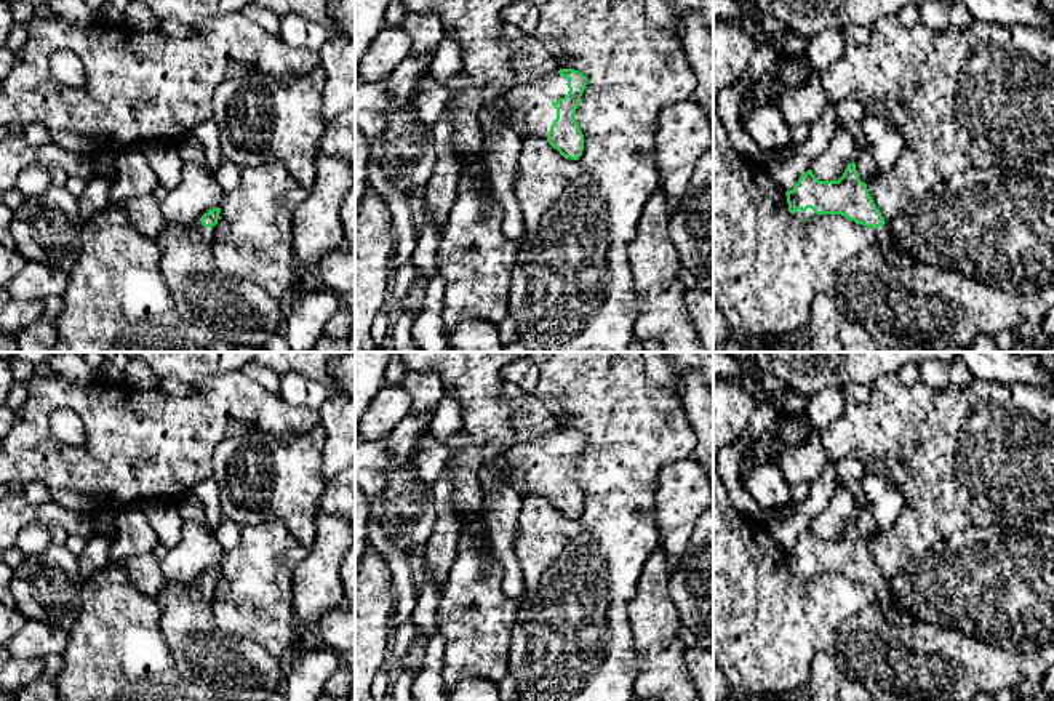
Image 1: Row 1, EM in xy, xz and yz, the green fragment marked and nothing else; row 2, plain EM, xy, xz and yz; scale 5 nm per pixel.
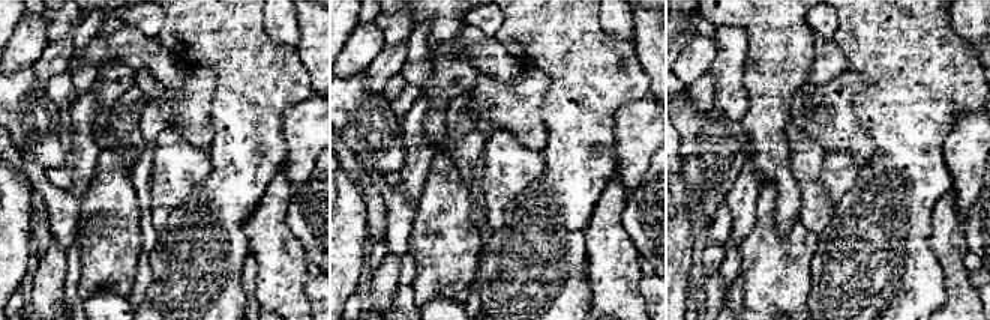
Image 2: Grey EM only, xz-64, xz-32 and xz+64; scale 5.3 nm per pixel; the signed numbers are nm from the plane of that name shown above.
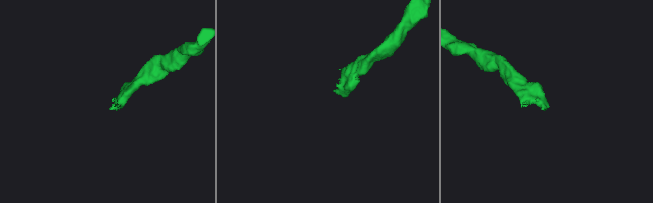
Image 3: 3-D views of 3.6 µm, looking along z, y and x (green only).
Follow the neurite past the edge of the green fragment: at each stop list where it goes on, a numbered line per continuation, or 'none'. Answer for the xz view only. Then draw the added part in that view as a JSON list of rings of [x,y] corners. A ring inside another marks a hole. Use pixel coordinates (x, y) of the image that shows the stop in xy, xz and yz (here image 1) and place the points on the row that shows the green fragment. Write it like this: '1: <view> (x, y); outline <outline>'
1: xz (526, 108); outline [[[558,72],[528,83],[505,88],[494,102],[493,115],[510,126],[521,139],[539,136],[547,139],[557,118],[555,101],[569,91],[568,78]]]

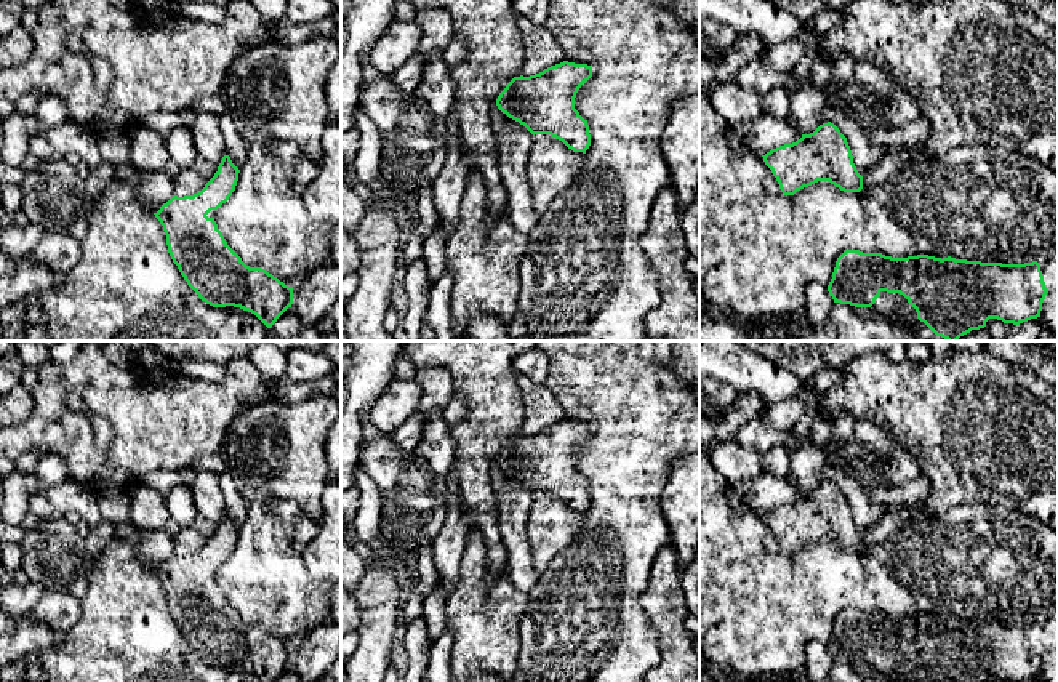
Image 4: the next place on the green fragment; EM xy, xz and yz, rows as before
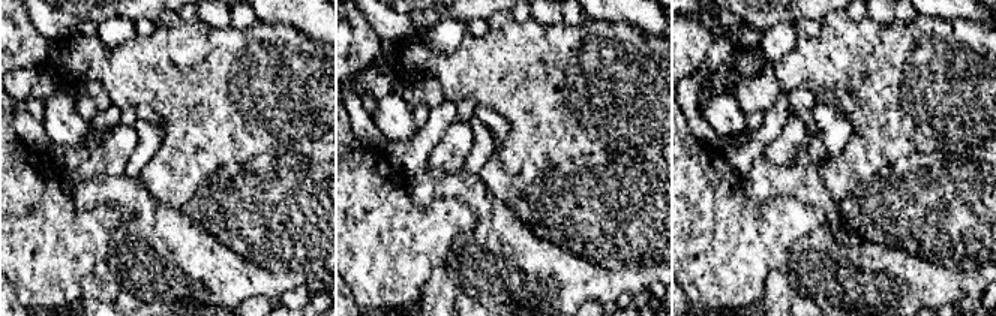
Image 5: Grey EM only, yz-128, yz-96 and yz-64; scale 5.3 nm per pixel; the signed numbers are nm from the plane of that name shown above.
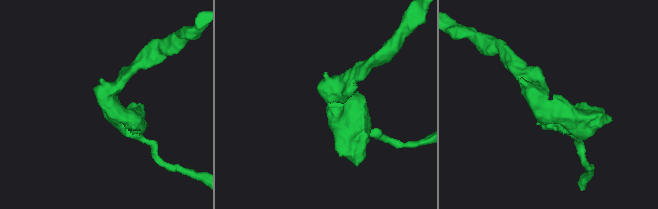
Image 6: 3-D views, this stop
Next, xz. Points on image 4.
none

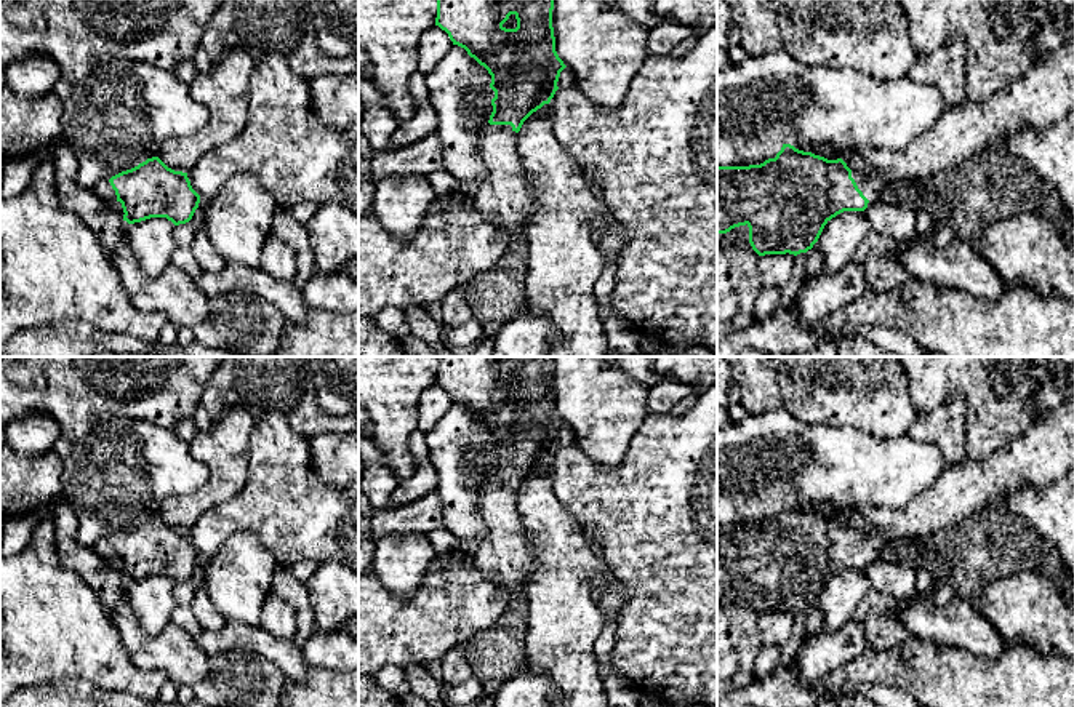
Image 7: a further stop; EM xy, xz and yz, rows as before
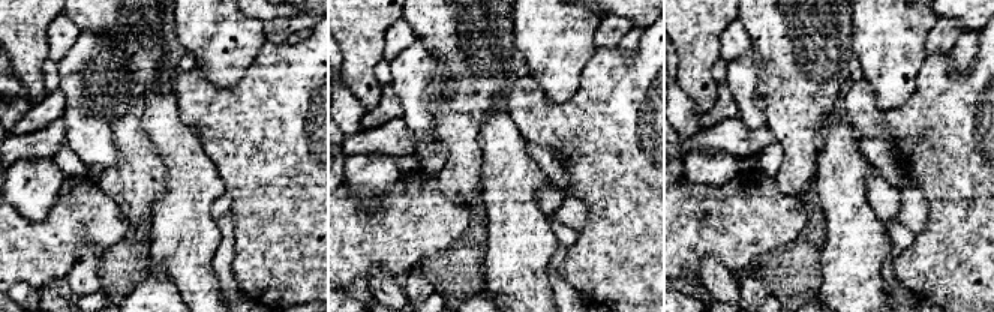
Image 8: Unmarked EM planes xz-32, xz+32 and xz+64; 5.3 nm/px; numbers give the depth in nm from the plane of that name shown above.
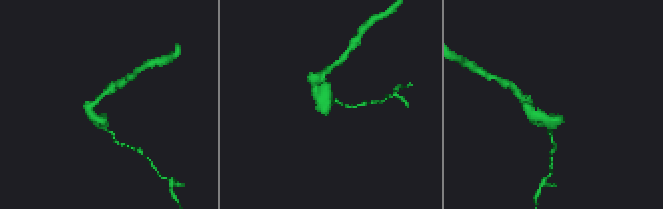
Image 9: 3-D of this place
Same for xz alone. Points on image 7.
1: xz (506, 199); outline [[[511,125],[480,131],[480,154],[487,179],[472,197],[477,211],[511,240],[523,232],[535,210],[535,189],[517,149],[519,133]]]

